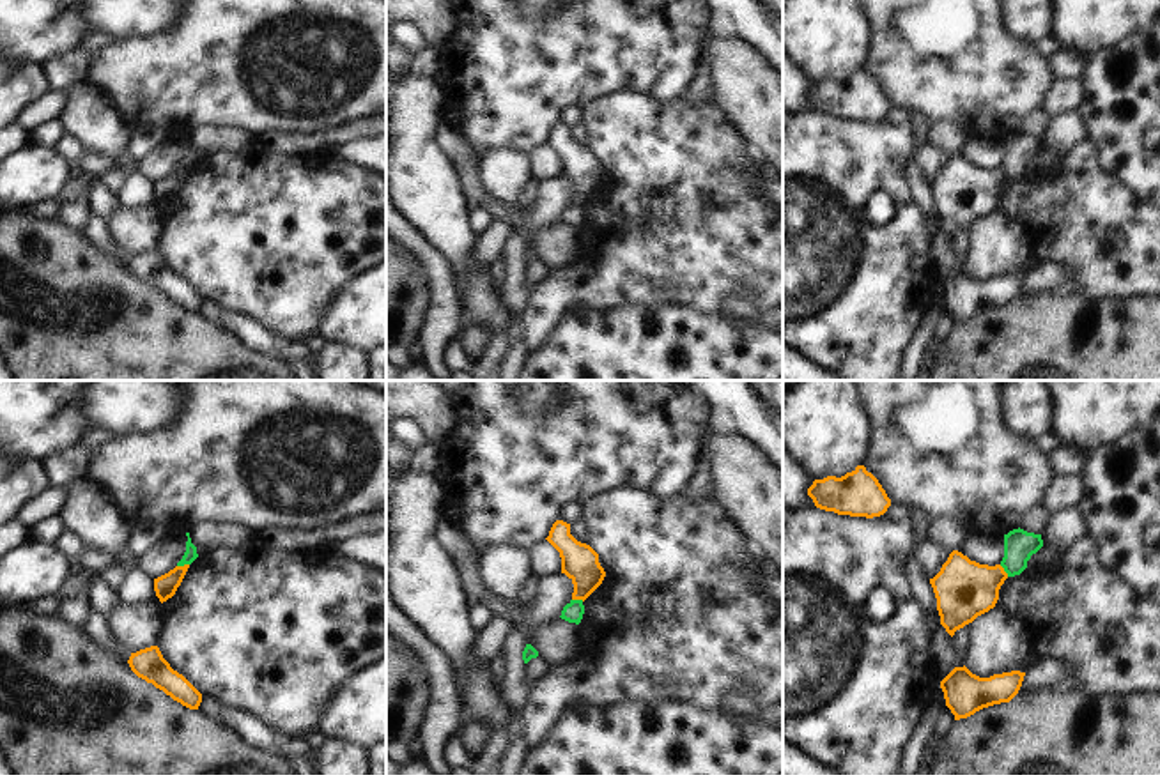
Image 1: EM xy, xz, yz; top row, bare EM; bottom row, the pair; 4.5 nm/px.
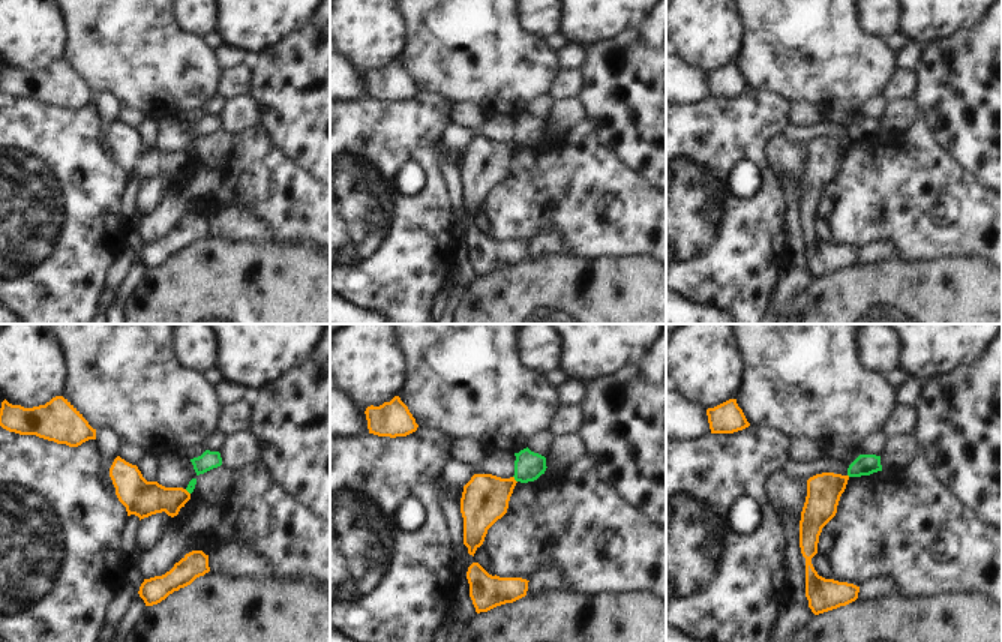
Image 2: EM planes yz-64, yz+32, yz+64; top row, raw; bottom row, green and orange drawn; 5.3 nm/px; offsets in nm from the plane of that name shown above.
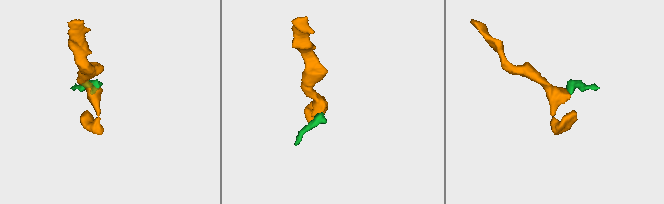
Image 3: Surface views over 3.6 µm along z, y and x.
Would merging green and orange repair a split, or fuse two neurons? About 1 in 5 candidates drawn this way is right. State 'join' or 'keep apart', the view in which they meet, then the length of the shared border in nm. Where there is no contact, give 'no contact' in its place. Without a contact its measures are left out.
keep apart | xy | 60 nm

